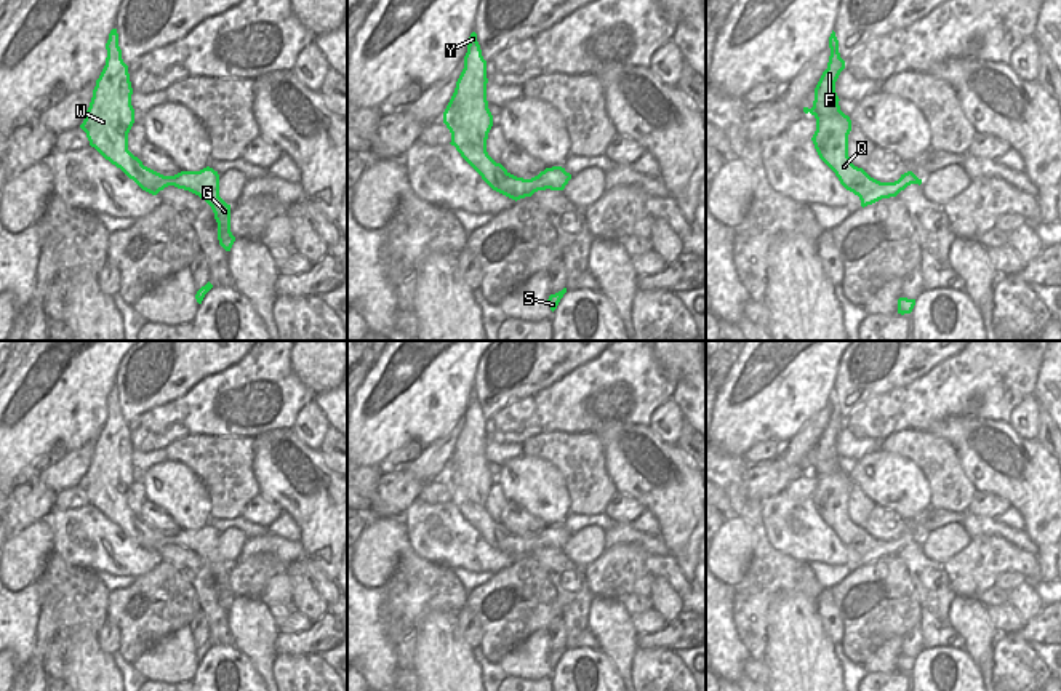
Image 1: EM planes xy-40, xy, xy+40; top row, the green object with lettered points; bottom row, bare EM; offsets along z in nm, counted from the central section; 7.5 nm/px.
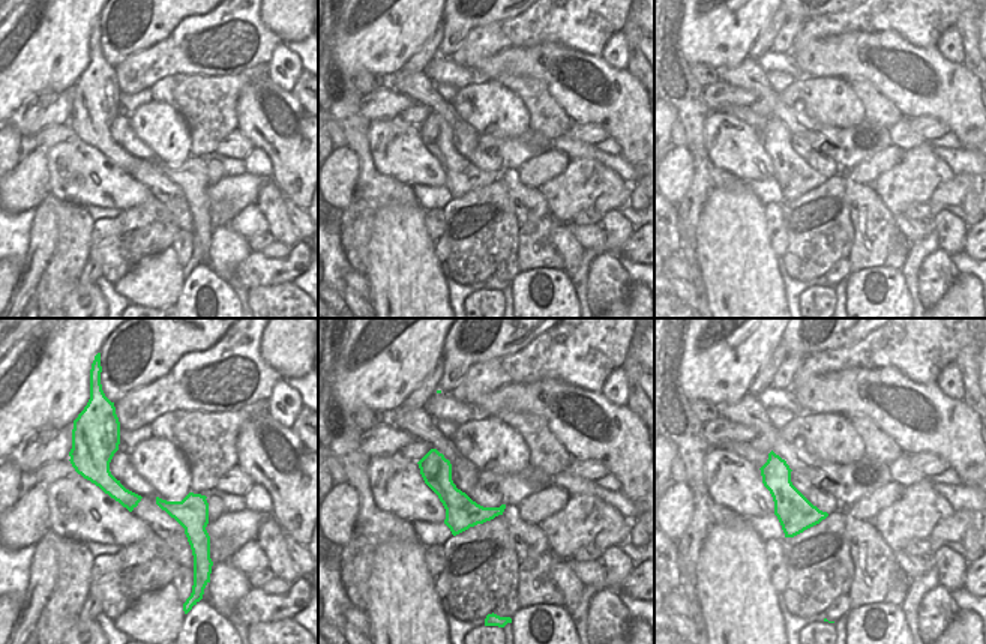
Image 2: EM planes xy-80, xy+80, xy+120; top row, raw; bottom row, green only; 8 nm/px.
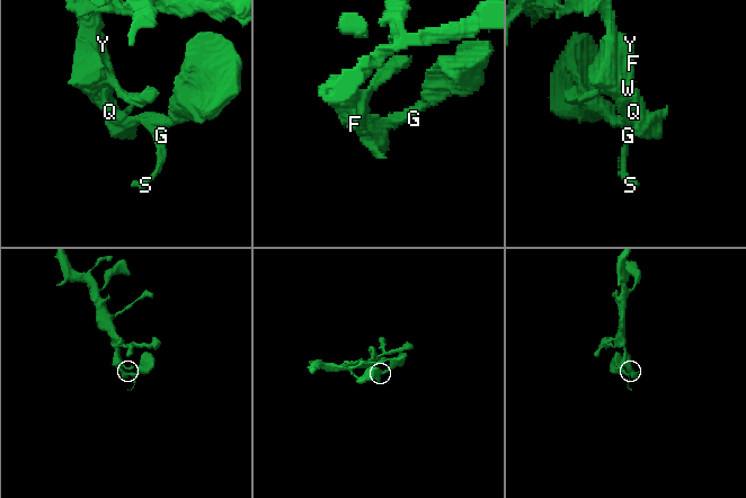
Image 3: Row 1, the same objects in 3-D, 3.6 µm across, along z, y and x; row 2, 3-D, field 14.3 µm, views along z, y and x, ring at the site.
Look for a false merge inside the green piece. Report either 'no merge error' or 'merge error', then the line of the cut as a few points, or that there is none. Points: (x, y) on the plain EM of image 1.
no merge error | no cut

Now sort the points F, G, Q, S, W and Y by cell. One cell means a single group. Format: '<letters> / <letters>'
F G Q S W Y

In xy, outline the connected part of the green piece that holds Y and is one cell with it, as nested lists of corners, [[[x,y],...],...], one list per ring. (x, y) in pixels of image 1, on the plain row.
[[[477,392],[469,395],[464,427],[456,440],[454,451],[443,470],[443,481],[451,491],[451,504],[496,550],[520,558],[538,549],[563,549],[571,533],[562,525],[552,525],[531,537],[510,533],[486,510],[493,473],[486,459],[486,419],[482,414]]]

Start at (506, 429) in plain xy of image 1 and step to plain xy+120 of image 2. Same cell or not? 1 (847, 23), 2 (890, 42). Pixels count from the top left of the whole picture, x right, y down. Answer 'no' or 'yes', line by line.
1: yes
2: no

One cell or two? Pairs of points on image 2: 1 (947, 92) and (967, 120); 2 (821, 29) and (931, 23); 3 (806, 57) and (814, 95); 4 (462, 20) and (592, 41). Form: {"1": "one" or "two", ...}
{"1": "one", "2": "one", "3": "two", "4": "two"}

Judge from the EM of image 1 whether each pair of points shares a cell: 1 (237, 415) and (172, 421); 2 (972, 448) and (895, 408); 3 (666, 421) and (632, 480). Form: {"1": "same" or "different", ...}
{"1": "same", "2": "different", "3": "different"}

